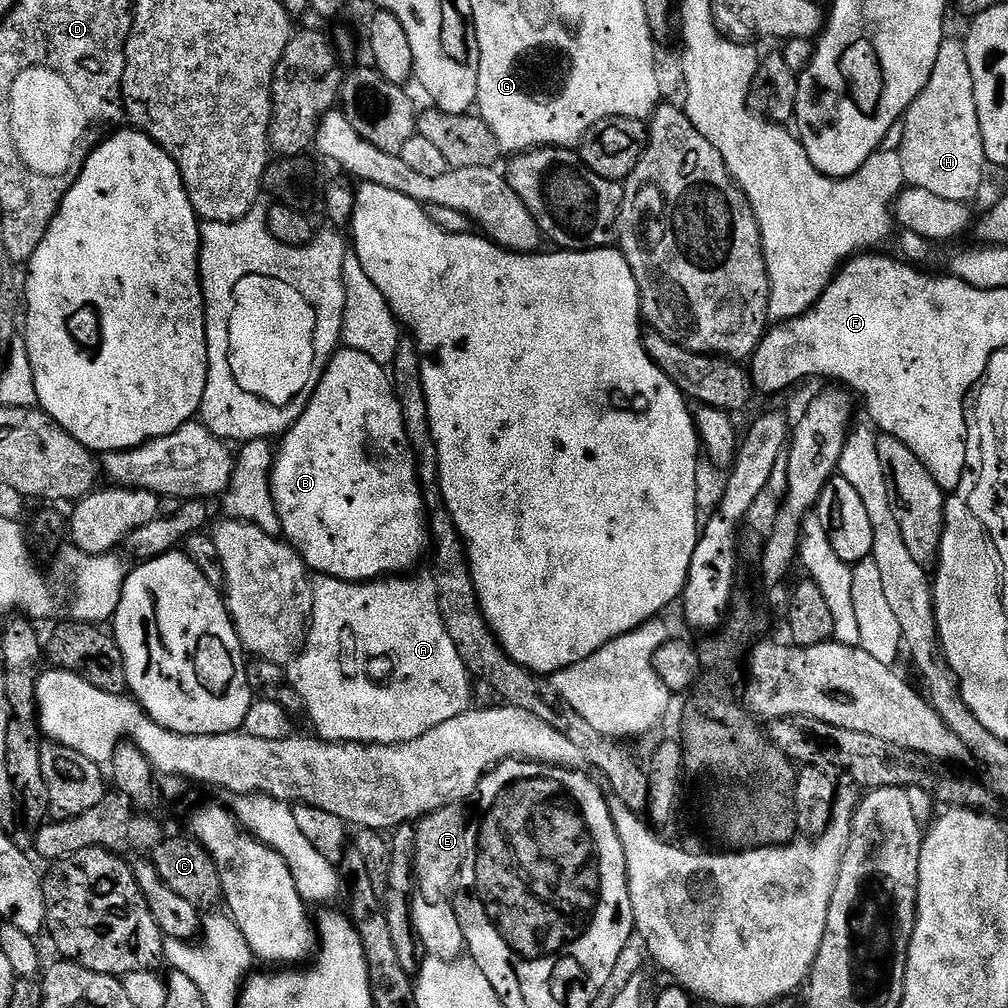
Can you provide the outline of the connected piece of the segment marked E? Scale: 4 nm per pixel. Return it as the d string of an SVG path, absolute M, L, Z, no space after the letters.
M452 804L449 806L449 808L443 808L442 810L438 812L431 812L430 815L424 818L419 823L419 826L417 828L420 828L416 832L416 860L414 859L414 872L415 875L418 877L418 888L421 892L430 892L433 896L439 897L439 898L452 898L448 896L452 896L455 894L456 891L459 890L460 887L463 886L464 883L469 883L470 880L470 873L475 869L476 866L476 842L478 839L477 833L474 831L474 820L471 820L470 817L467 816L466 813L464 813L465 809L461 807L461 805L458 804Z

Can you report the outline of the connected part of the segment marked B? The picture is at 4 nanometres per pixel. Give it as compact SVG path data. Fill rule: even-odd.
M341 347L332 356L328 368L324 371L322 382L312 395L308 409L296 419L293 428L288 429L283 437L284 445L280 448L280 457L276 460L276 468L271 469L272 494L276 497L276 509L280 514L280 531L283 539L299 552L305 564L313 573L329 580L345 580L347 584L363 584L376 582L381 578L392 578L404 574L420 560L424 552L424 536L426 537L426 507L424 491L417 475L416 452L407 437L406 422L403 421L403 406L397 396L393 377L385 365L374 362L370 354L362 354L362 350Z

